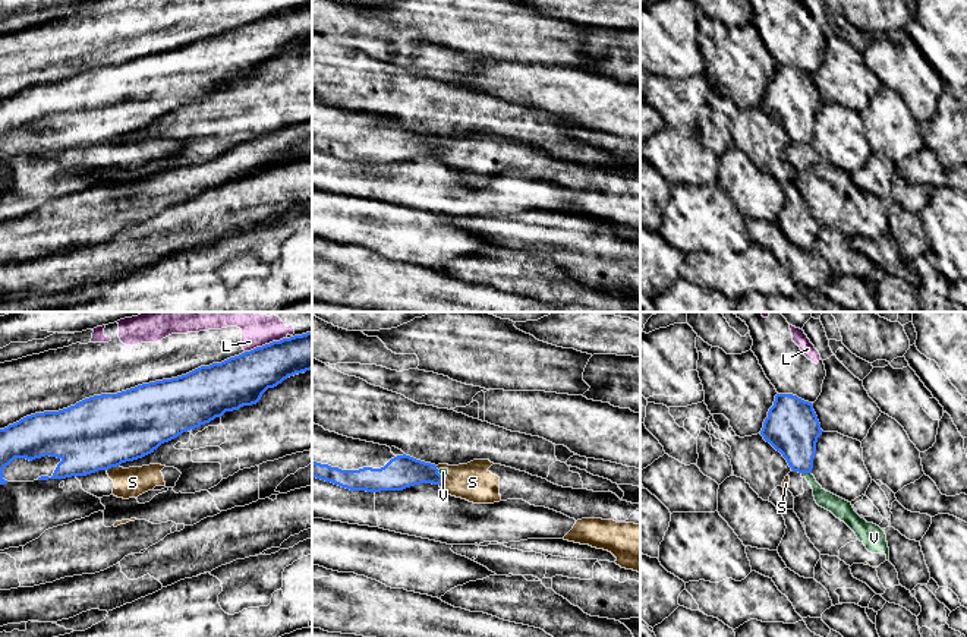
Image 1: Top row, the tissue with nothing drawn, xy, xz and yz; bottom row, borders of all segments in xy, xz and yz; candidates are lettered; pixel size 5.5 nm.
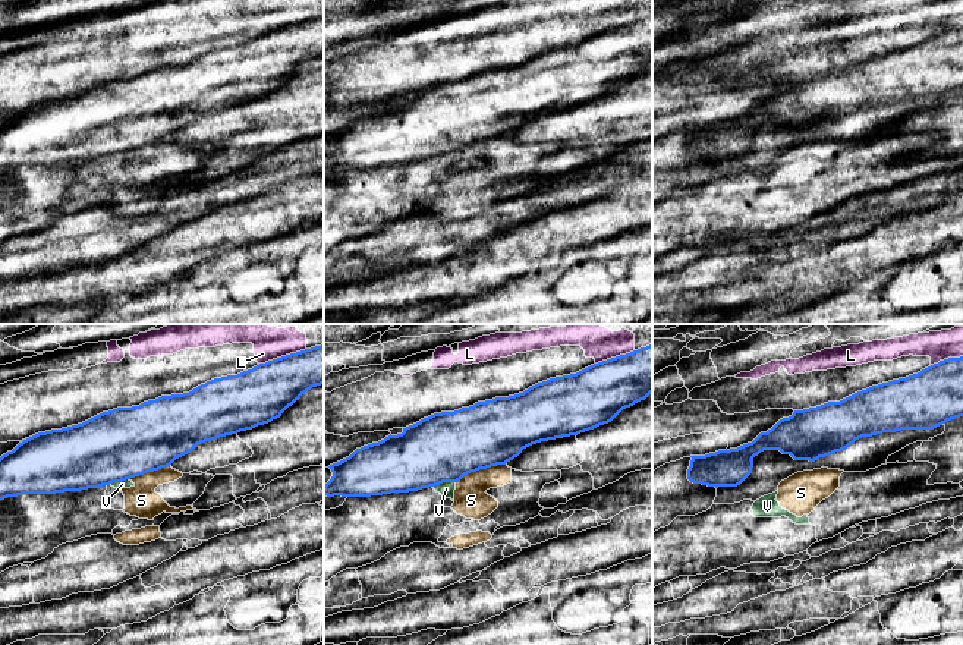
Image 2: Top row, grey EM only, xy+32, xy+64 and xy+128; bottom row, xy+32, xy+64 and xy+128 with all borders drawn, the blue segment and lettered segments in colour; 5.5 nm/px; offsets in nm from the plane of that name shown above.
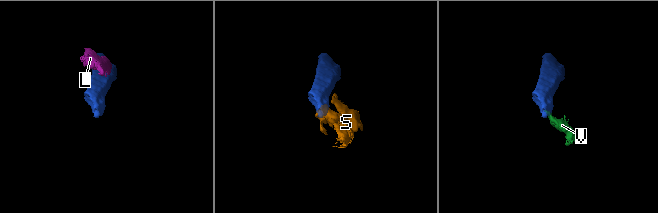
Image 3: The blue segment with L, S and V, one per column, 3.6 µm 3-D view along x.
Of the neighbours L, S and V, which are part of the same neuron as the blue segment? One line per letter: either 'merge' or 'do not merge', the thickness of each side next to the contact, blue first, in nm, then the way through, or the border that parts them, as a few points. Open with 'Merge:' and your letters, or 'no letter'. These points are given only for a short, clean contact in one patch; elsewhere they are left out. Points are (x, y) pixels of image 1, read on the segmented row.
Merge: no letter
L: do not merge | 280/180 nm
S: do not merge | 400/160 nm | along xy (119, 464), (107, 470)
V: do not merge | 280/100 nm | along yz (802, 472), (810, 473)

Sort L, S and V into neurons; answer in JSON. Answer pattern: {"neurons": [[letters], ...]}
{"neurons": [["L"], ["S", "V"]]}

